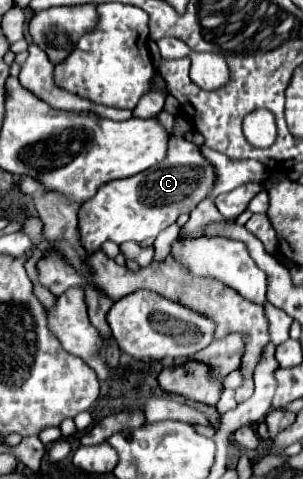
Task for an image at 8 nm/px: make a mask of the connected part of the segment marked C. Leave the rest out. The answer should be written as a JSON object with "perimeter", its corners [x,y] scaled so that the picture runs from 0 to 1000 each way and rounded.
{"perimeter":[[[568,284],[554,292],[554,317],[535,338],[449,367],[370,376],[330,388],[323,405],[264,434],[257,476],[271,514],[290,526],[317,526],[350,501],[403,509],[416,501],[469,505],[482,497],[515,497],[541,476],[574,468],[601,443],[627,443],[634,430],[680,413],[700,384],[706,355],[667,330],[653,305],[614,288]]]}

